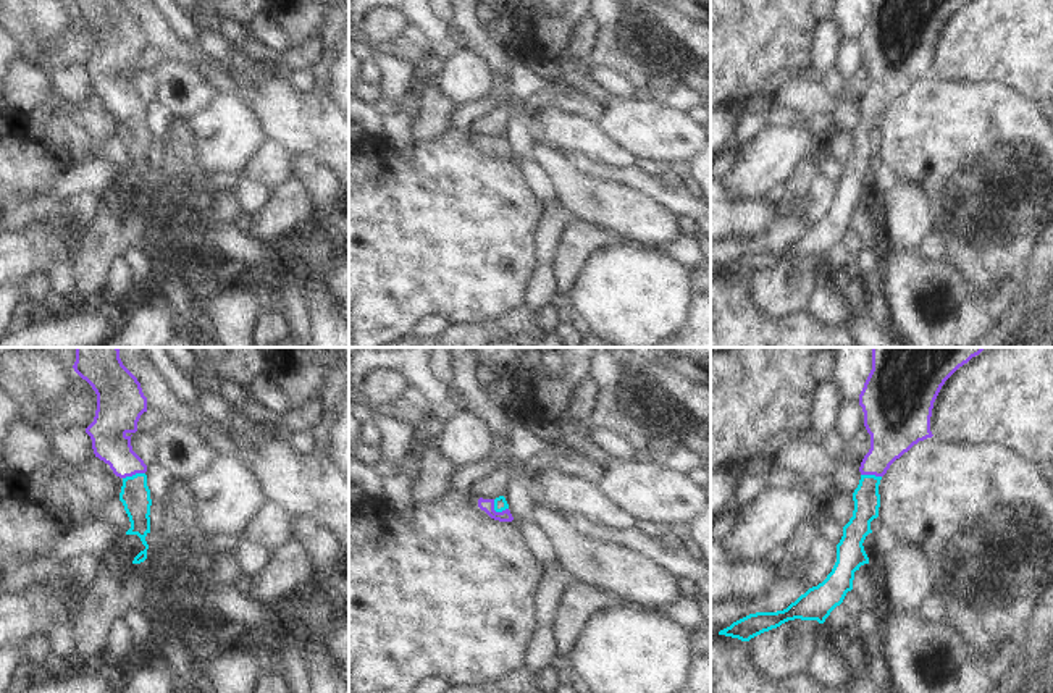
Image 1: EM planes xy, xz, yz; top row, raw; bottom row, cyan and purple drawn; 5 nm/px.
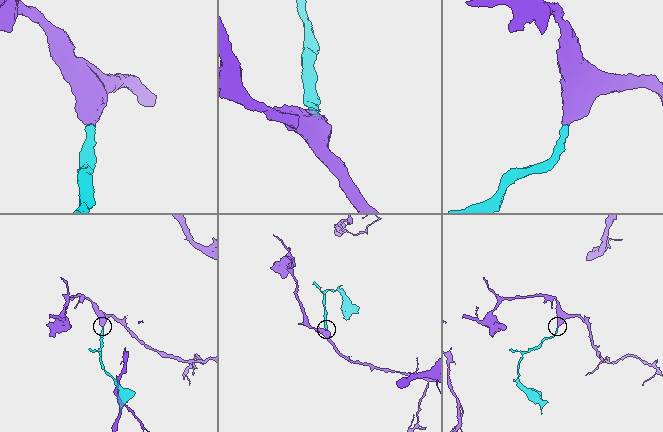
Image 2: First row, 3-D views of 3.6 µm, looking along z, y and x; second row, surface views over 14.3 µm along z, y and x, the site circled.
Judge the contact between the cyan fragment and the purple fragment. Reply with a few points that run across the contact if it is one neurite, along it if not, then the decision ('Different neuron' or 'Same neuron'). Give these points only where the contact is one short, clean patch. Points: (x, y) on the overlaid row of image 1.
Line: xz (501, 504), (496, 511), (485, 504). Same neuron

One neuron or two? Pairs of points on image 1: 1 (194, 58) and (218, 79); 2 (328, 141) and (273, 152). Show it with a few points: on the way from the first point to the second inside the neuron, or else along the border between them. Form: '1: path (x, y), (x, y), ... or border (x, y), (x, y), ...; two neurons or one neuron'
1: path (201, 62), (212, 73); one neuron
2: border (270, 138), (283, 142), (296, 154); two neurons

